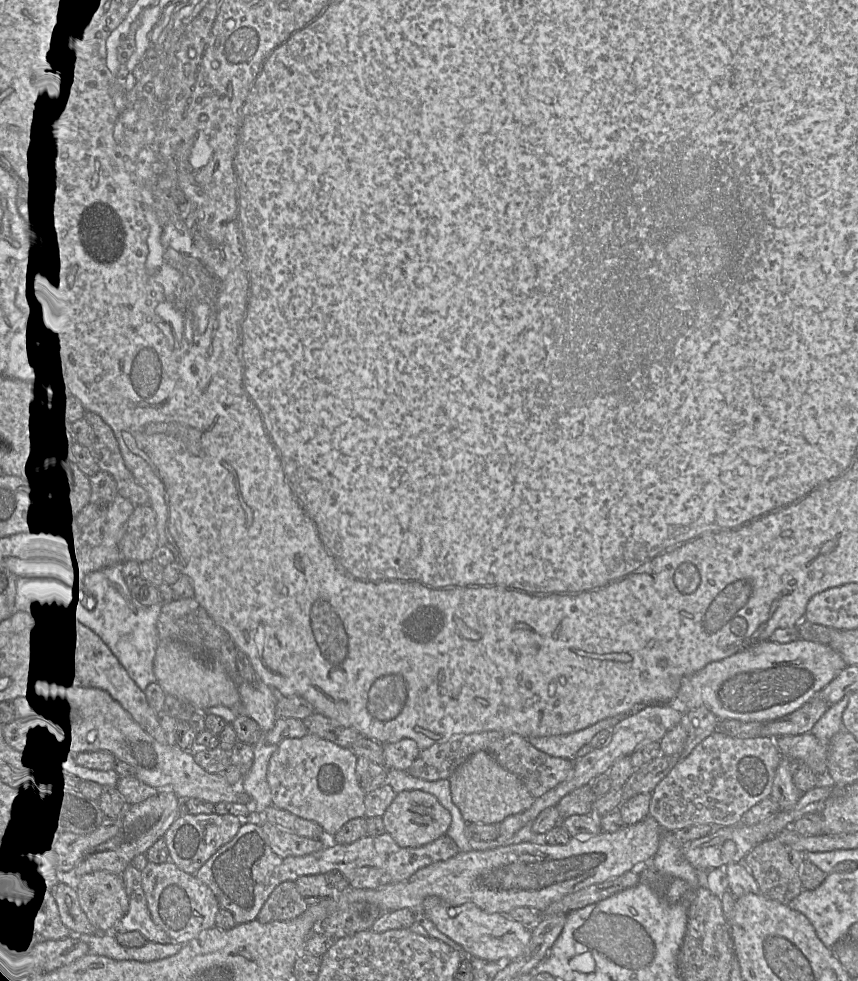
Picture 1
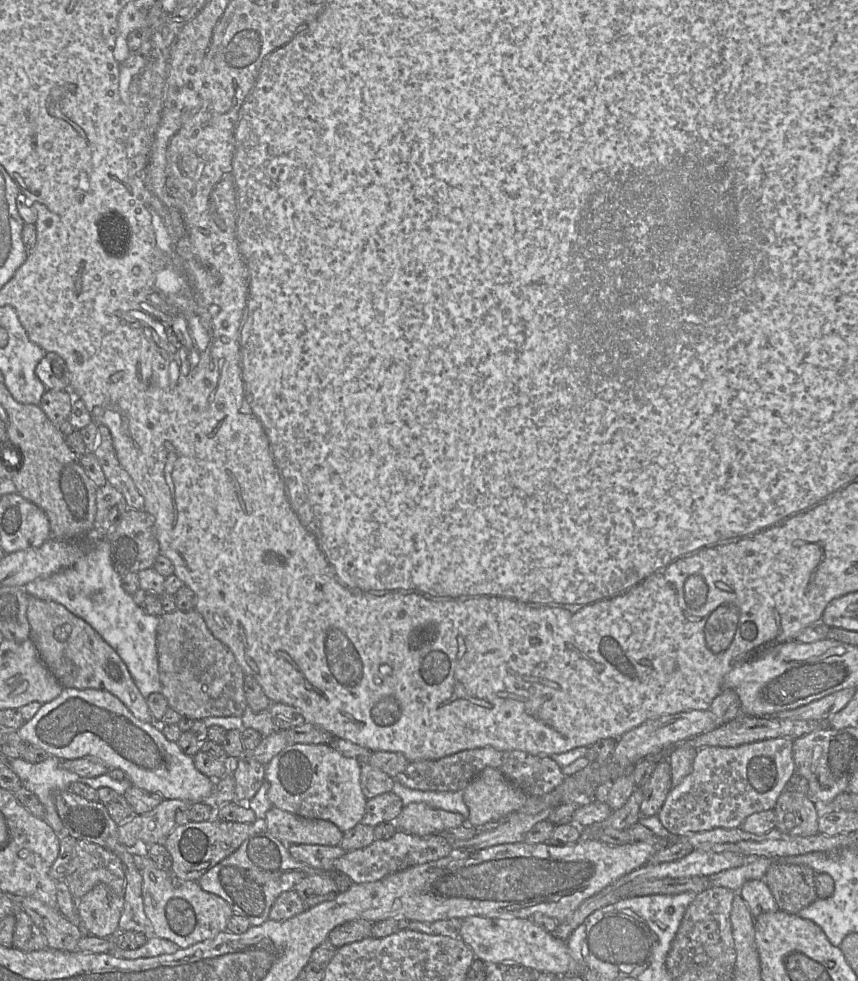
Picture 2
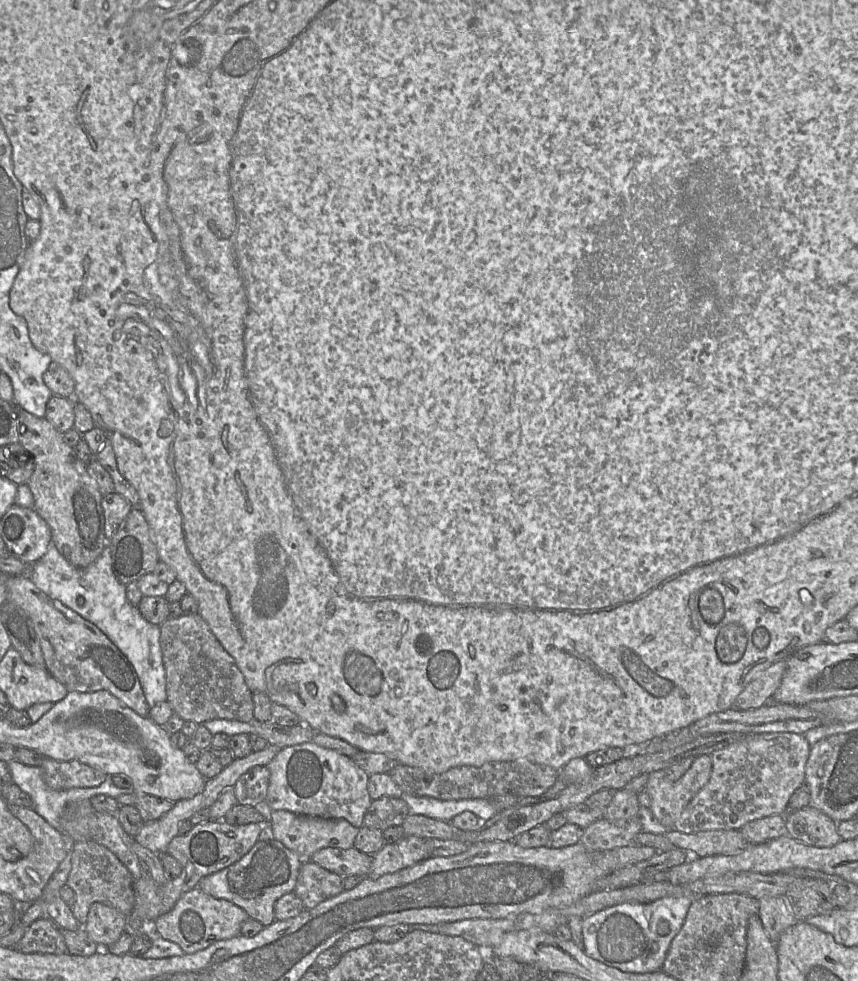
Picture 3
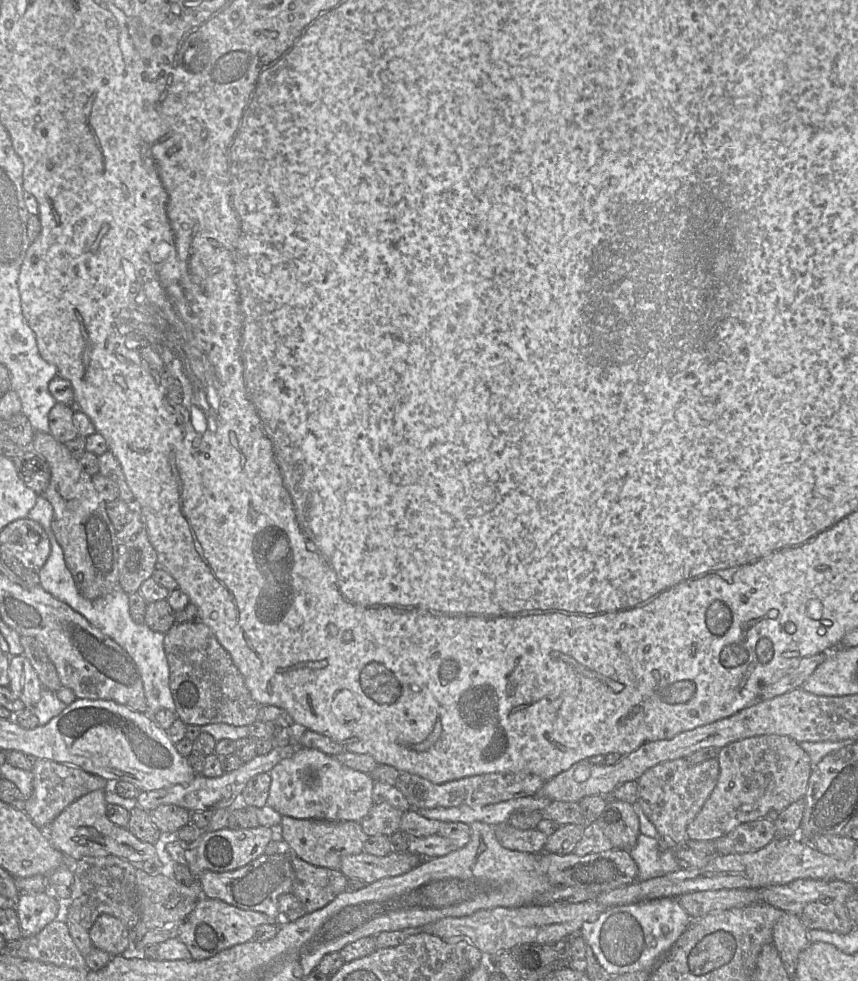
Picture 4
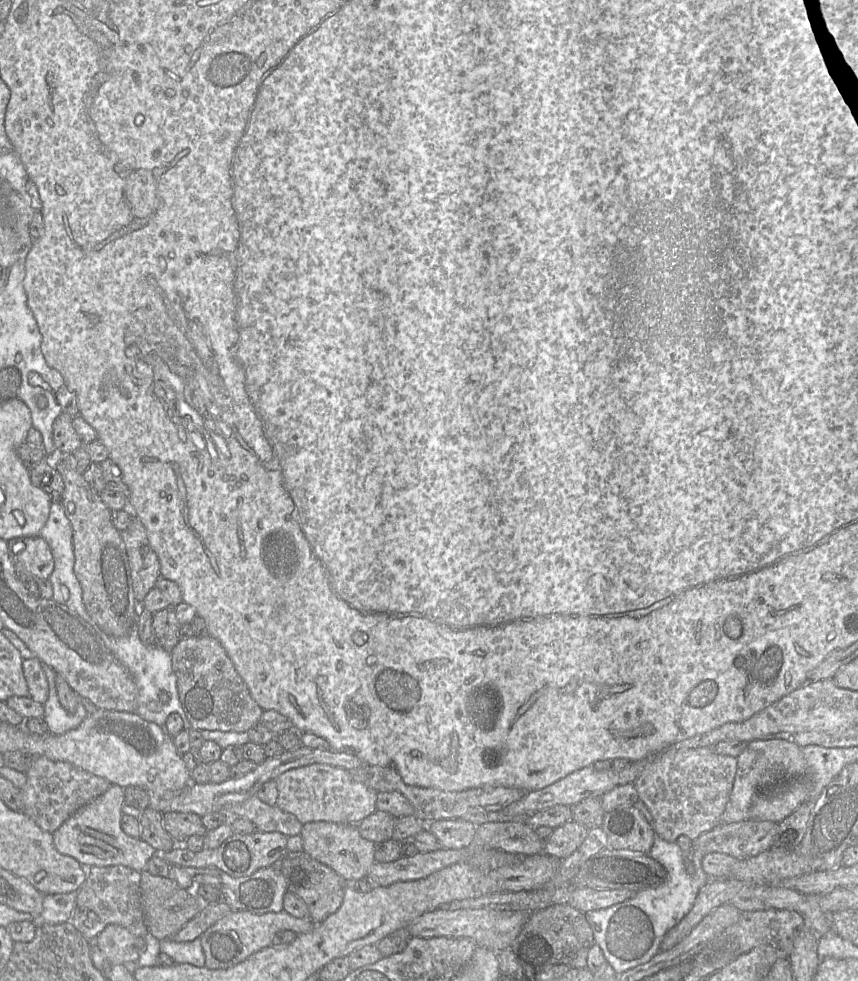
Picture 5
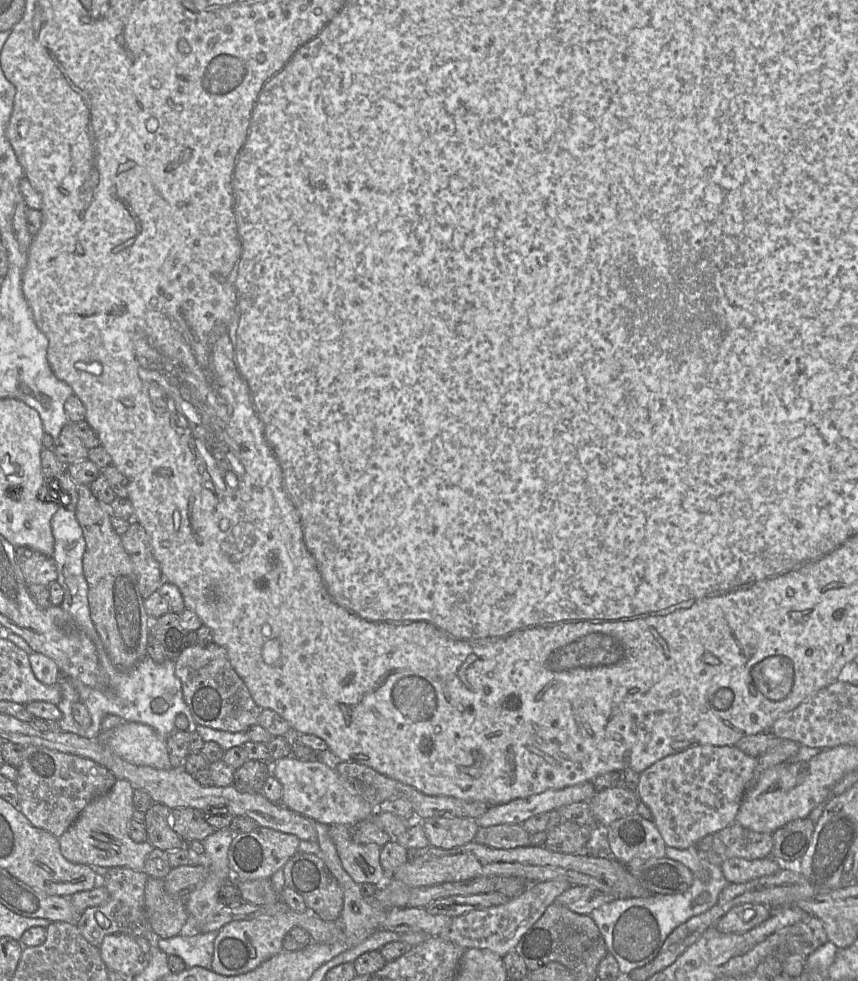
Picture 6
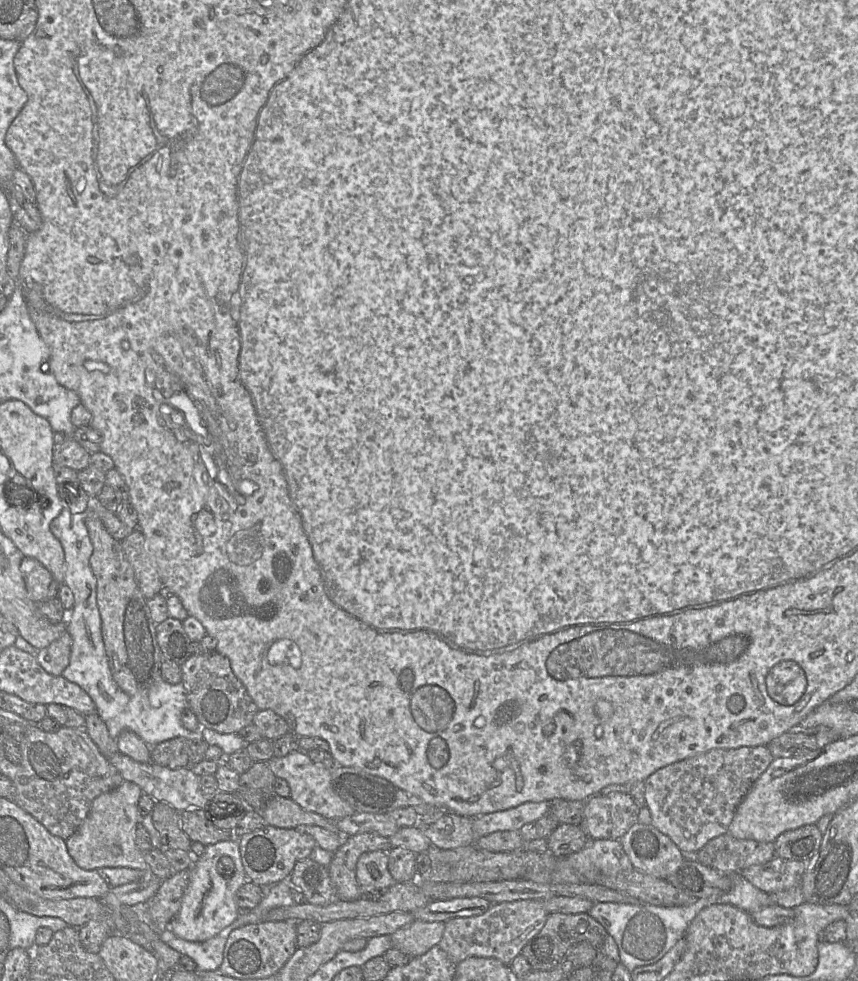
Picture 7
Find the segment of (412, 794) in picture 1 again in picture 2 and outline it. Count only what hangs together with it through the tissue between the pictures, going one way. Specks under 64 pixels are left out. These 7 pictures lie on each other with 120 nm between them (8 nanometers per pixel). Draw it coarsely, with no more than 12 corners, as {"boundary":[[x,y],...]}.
{"boundary":[[423,802],[404,805],[392,822],[420,837],[466,823],[459,813]]}

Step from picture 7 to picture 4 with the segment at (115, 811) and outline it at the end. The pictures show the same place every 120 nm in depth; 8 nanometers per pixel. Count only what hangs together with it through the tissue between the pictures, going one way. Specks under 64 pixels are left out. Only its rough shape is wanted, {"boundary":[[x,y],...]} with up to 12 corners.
{"boundary":[[103,789],[46,828],[75,860],[114,855],[162,867],[160,847],[110,821]]}

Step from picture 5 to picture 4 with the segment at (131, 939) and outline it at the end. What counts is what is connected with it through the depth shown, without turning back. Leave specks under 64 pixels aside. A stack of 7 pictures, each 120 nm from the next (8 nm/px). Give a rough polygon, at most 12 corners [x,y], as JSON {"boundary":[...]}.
{"boundary":[[101,914],[88,930],[95,948],[130,953],[130,930]]}

